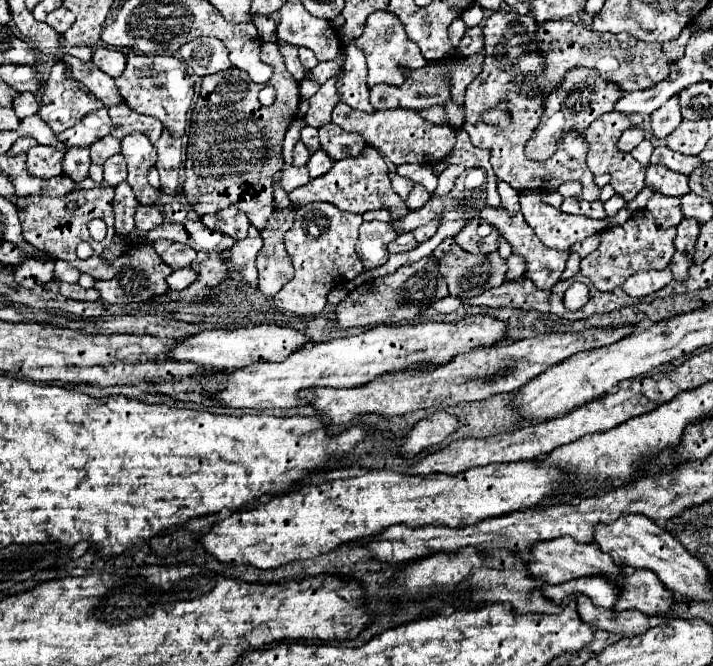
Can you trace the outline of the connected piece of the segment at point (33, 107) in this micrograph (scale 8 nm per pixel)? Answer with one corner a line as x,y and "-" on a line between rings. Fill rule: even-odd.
17,93
13,109
15,109
15,113
17,113
19,119
24,119
38,112
39,103
33,93

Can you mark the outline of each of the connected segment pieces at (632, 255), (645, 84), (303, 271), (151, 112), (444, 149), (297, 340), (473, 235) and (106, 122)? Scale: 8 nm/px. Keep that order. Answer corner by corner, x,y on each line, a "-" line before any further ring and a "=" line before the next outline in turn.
647,209
635,211
631,219
627,219
619,227
611,227
609,231
601,233
601,245
581,259
581,273
591,279
597,291
613,291
615,287
623,285
633,273
643,269
665,269
669,267
675,255
675,229
657,229
653,215
=
545,21
545,23
539,23
535,31
537,49
545,61
545,69
539,75
527,73
527,79
519,83
519,91
527,93
527,91
541,89
543,93
549,93
563,83
565,73
577,67
595,69
603,79
607,79
609,83
615,83
623,93
645,91
669,77
671,65
683,57
685,45
695,33
697,33
697,27
687,25
675,41
645,43
627,33
617,33
617,35
597,33
573,21
=
309,203
299,207
293,227
285,233
285,249
293,259
295,275
273,297
275,307
297,315
319,315
327,305
327,293
363,271
355,253
361,223
363,219
359,219
359,215
341,211
331,203
=
127,55
127,67
121,77
115,79
125,103
135,111
159,119
173,135
181,135
185,127
185,115
191,107
193,81
187,75
183,63
173,55
=
339,103
333,109
333,123
349,133
359,133
367,145
381,151
393,165
403,163
419,163
419,165
433,165
443,161
455,147
457,133
449,125
433,125
421,117
415,109
387,109
375,113
363,113
357,109
=
257,325
249,329
235,329
235,331
201,331
191,337
181,339
167,357
179,363
197,363
203,367
213,369
239,369
255,361
283,361
291,351
297,351
299,347
307,345
307,339
301,331
289,329
289,327
277,327
277,325
=
473,219
459,231
455,243
467,253
487,255
499,249
499,239
501,233
495,225
489,225
485,219
=
101,107
91,115
85,115
75,127
63,131
63,135
57,135
57,139
63,141
67,147
73,147
73,145
89,147
101,137
105,137
109,133
109,127
111,127
111,119
107,113
107,107

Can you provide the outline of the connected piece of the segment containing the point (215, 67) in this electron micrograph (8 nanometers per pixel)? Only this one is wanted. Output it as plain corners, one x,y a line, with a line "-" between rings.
197,37
189,43
185,43
179,49
181,59
193,69
193,73
197,75
211,75
211,73
219,73
231,67
229,61
229,53
223,45
223,41
215,39
215,37

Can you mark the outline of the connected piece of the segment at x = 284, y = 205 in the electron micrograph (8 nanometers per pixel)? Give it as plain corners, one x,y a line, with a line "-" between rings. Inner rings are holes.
279,169
275,173
275,183
273,183
273,189
275,189
275,209
289,209
291,207
291,201
287,199
287,191
283,189
281,185
281,175
283,175
283,169

